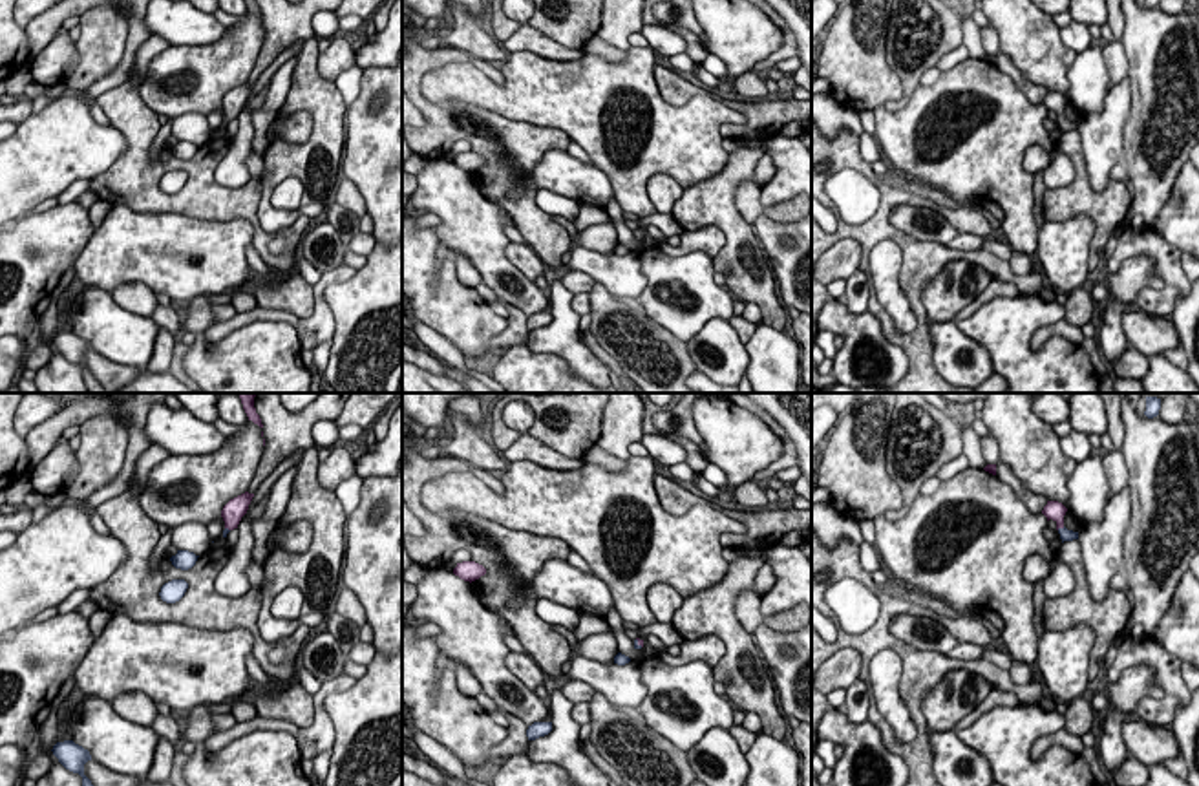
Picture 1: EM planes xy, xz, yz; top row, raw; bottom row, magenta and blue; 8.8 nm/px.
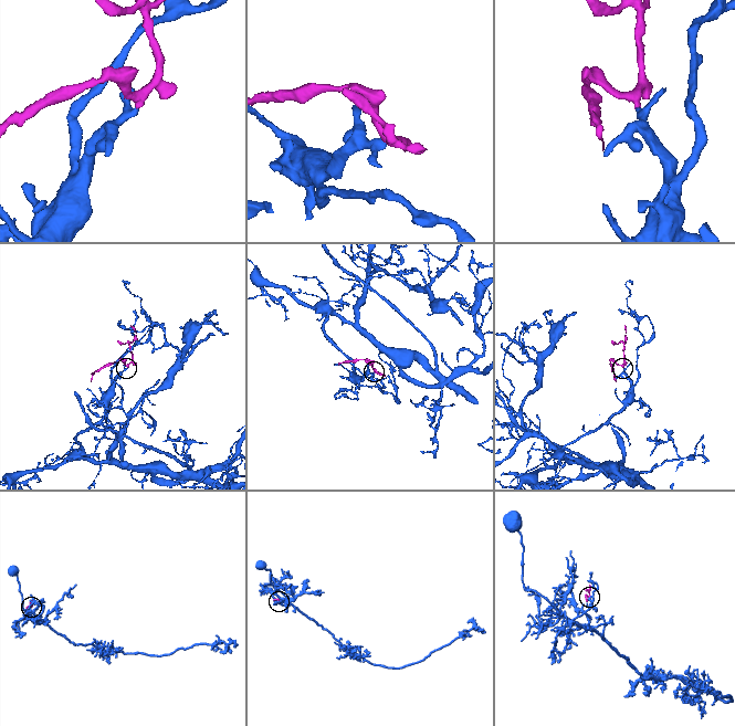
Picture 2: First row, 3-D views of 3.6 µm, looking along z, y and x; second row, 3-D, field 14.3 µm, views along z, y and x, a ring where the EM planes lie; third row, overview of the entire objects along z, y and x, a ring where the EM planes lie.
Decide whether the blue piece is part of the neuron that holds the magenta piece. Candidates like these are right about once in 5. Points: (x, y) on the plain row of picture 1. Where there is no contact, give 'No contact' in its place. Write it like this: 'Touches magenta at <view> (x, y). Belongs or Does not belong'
Touches magenta at yz (1061, 117). Belongs

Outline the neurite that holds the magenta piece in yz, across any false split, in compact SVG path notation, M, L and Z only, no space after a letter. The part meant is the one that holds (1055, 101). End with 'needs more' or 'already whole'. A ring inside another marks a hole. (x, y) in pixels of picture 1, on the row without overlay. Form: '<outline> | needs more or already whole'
M1047 91L1047 95L1042 101L1042 104L1047 108L1047 112L1053 110L1056 113L1056 121L1060 124L1062 133L1078 130L1078 122L1067 121L1064 117L1066 102L1067 102L1067 99L1058 91Z | needs more

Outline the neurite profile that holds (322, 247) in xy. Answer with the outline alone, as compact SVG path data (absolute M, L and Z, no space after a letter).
M329 221L314 228L309 227L300 243L303 258L320 272L329 272L344 265L347 245L342 243Z

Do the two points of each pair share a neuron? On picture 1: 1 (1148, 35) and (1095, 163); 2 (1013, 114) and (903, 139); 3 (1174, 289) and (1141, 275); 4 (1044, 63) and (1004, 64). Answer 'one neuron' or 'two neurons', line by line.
1: two neurons
2: one neuron
3: two neurons
4: two neurons

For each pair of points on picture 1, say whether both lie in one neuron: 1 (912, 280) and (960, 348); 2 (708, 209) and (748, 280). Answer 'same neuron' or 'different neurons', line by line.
1: different neurons
2: same neuron

